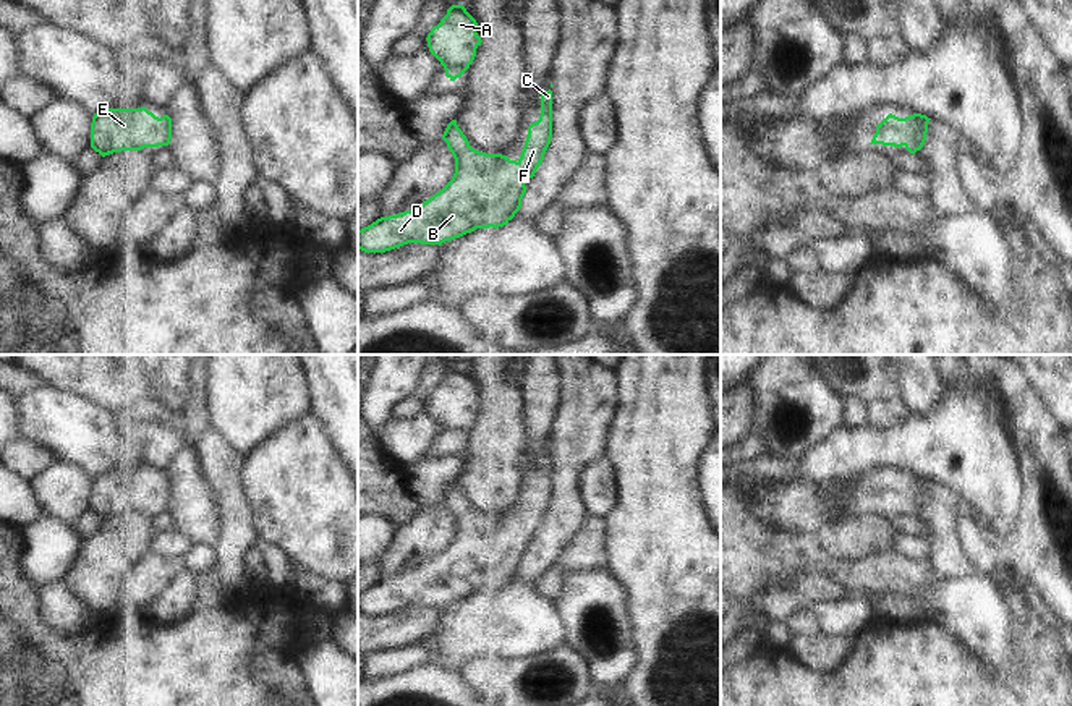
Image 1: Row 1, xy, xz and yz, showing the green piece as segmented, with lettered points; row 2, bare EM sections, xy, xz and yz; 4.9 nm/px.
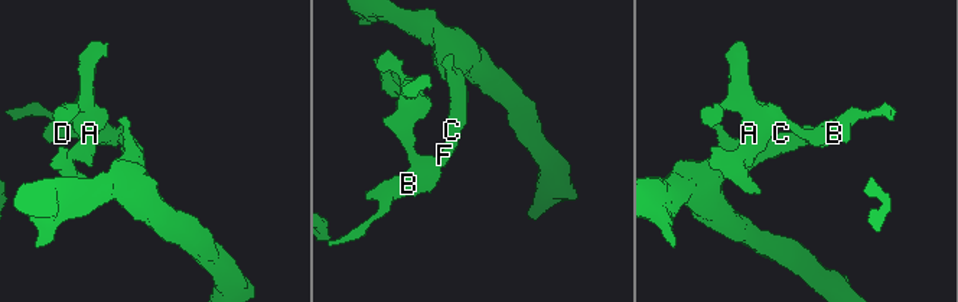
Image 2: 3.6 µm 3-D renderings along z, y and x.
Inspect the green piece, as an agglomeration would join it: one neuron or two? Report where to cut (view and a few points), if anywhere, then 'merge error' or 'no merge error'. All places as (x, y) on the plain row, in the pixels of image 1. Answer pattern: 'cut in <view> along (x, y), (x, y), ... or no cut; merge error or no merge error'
no cut; no merge error

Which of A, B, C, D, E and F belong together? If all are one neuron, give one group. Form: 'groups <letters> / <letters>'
groups A B C D E F

